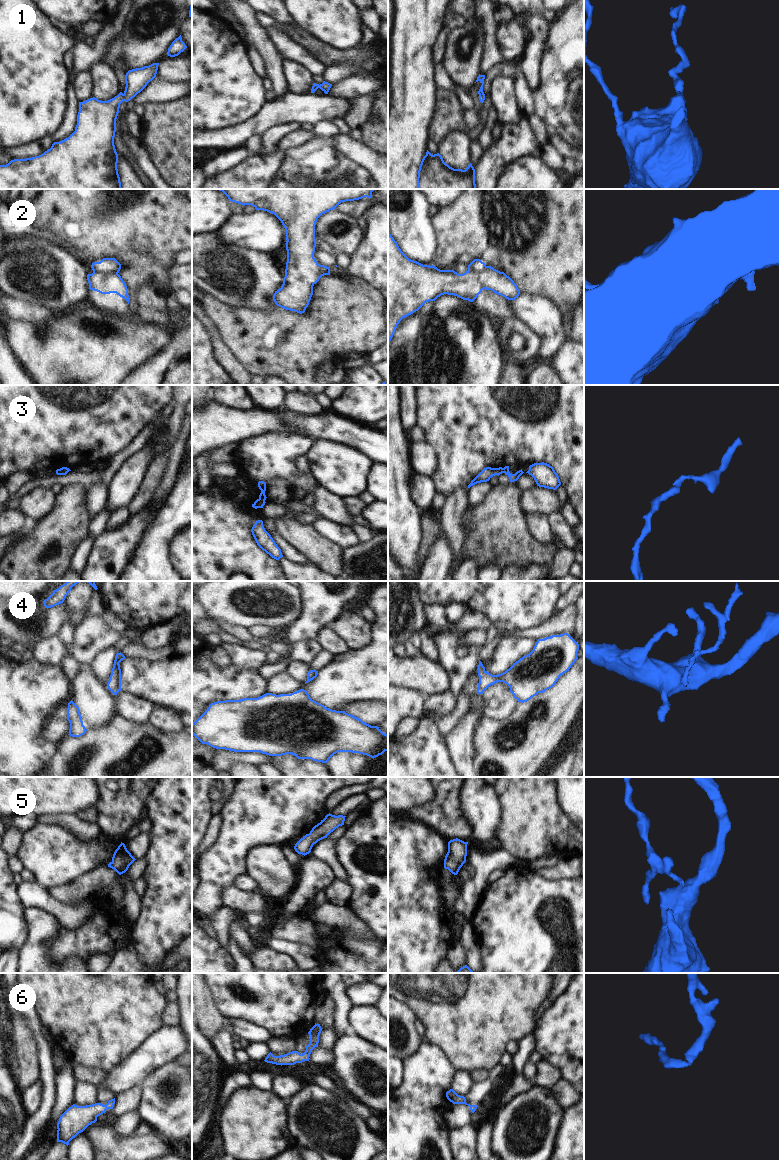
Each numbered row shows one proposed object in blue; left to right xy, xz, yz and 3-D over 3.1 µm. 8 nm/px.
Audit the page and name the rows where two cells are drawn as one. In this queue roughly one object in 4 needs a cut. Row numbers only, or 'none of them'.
2

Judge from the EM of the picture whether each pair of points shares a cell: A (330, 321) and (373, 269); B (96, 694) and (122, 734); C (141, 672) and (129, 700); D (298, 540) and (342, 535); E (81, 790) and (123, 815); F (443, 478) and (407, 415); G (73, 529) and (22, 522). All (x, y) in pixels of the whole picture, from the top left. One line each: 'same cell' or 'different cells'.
A: different cells
B: different cells
C: different cells
D: different cells
E: different cells
F: different cells
G: different cells

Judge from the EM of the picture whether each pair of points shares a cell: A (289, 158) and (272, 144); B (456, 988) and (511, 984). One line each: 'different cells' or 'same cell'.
A: different cells
B: same cell

